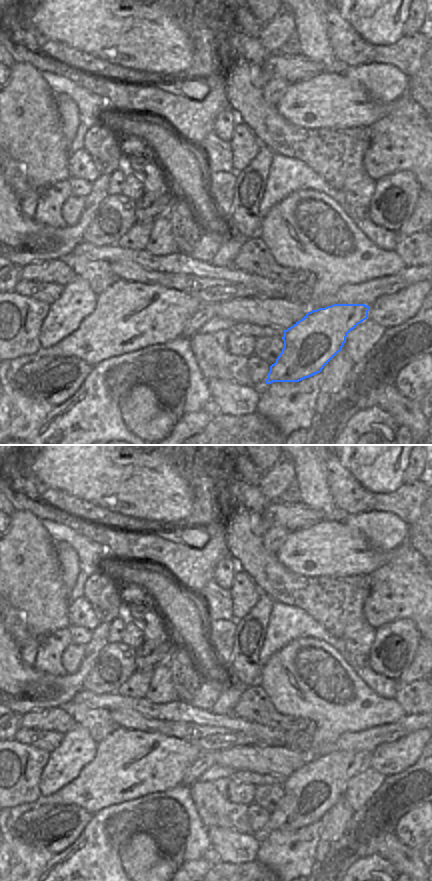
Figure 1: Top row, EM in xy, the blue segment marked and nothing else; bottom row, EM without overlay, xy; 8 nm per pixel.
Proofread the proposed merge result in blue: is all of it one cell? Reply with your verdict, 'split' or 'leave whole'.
split

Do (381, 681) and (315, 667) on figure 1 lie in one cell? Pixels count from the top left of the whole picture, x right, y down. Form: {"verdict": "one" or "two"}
{"verdict": "two"}

